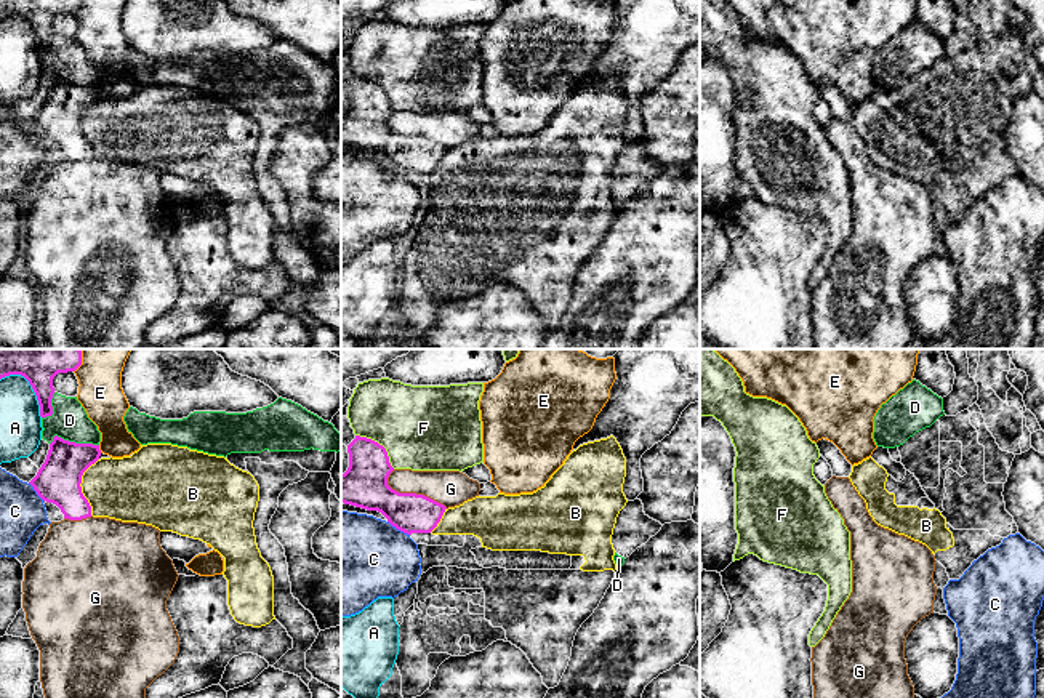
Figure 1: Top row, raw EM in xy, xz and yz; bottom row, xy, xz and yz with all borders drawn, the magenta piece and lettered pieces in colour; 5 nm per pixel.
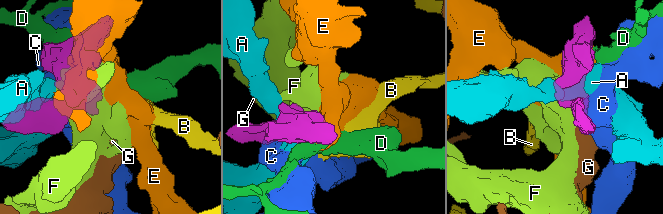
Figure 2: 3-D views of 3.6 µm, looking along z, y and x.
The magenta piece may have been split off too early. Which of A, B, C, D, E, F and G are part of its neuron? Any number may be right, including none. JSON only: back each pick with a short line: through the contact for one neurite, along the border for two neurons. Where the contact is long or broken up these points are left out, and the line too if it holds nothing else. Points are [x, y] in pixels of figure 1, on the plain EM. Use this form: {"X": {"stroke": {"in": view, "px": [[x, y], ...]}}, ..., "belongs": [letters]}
{"belongs": []}

